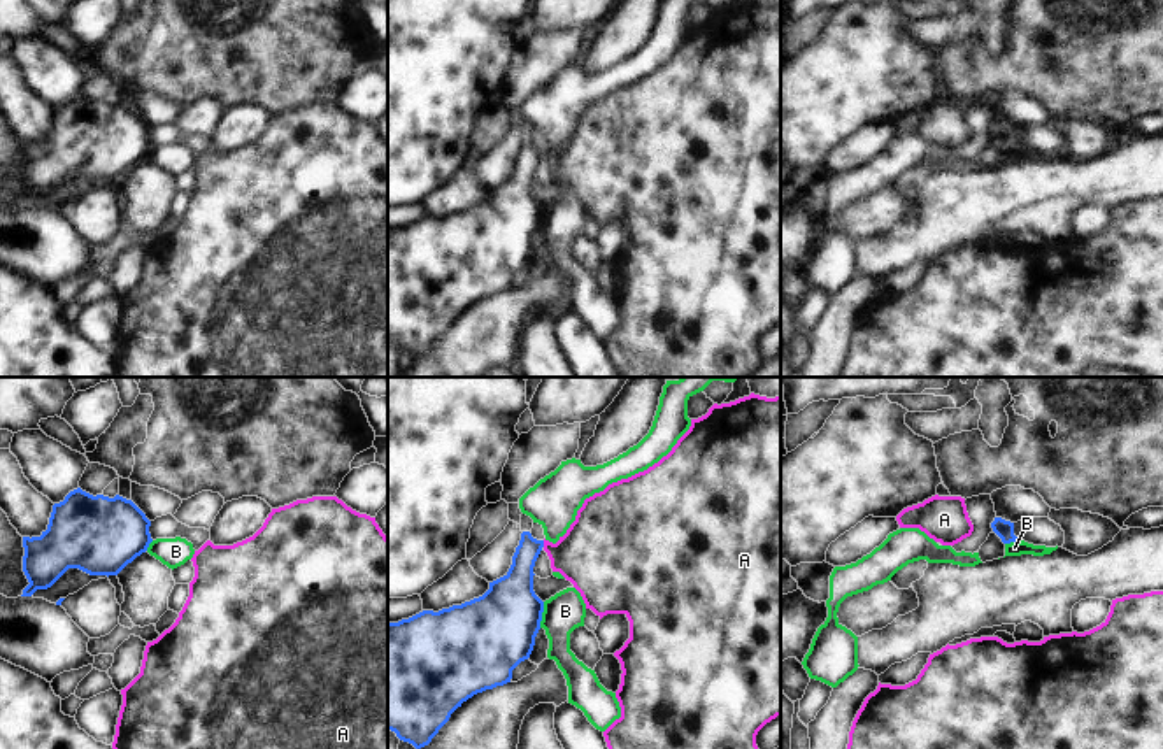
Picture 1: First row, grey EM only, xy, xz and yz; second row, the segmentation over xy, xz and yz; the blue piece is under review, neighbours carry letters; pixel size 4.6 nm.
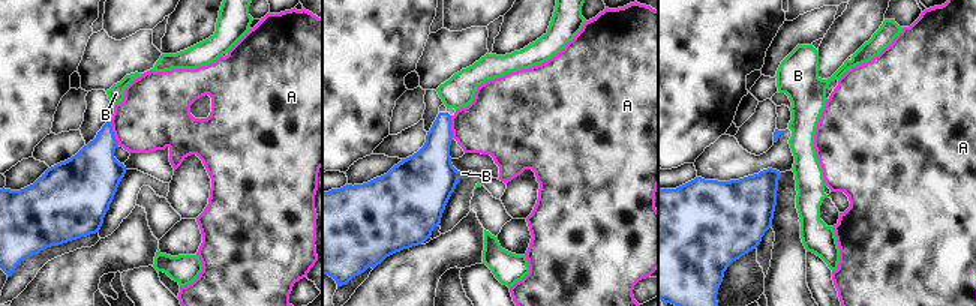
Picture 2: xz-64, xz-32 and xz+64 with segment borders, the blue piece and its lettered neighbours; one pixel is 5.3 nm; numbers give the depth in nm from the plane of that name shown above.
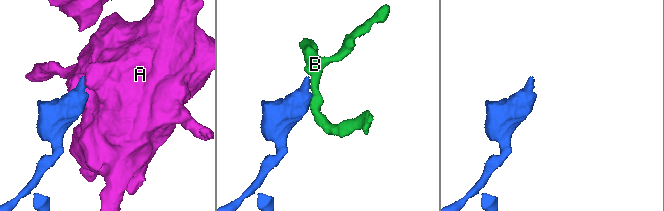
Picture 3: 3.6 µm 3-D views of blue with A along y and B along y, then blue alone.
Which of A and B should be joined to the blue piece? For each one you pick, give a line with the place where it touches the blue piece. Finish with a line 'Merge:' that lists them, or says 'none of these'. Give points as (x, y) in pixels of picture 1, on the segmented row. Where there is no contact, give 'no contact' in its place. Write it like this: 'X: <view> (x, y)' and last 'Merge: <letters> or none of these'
Merge: none of these

